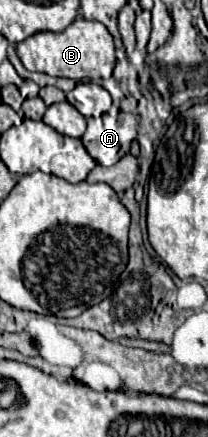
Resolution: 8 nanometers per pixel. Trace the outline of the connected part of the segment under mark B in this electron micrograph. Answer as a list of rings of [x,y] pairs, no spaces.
[[[77,18],[61,34],[37,32],[17,44],[17,56],[29,72],[45,72],[49,76],[63,76],[73,80],[101,80],[113,72],[115,44],[113,36],[101,22]]]

